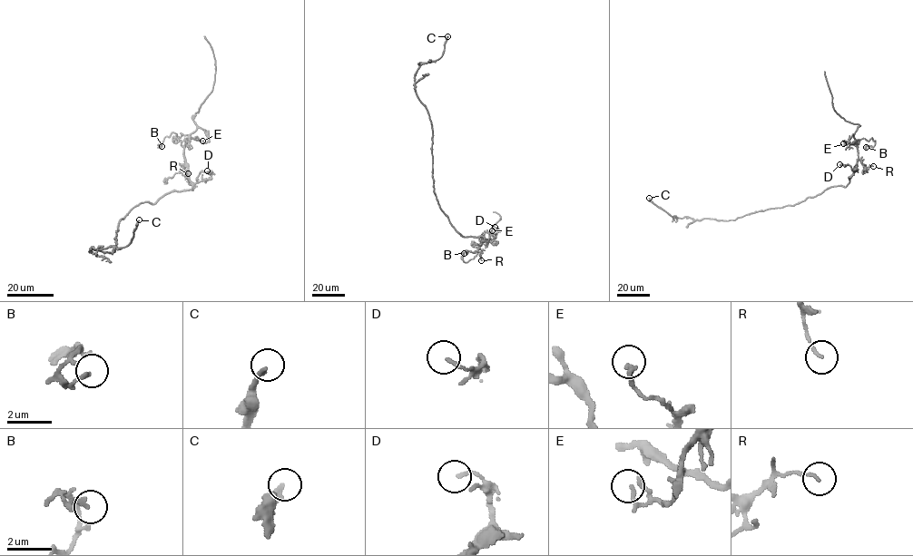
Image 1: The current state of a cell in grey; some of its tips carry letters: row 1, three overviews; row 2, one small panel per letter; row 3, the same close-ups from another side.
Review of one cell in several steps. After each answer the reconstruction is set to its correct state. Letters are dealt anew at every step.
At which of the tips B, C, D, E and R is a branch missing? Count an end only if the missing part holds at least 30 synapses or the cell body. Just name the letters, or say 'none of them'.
C

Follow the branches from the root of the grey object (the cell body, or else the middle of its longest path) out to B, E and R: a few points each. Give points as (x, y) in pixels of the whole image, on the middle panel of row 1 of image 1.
B: (438, 202), (451, 225), (464, 237), (485, 238), (473, 258), (464, 262), (461, 252), (464, 253)
E: (438, 202), (451, 225), (464, 237), (485, 238), (479, 245), (495, 238), (492, 230)
R: (438, 202), (451, 225), (464, 237), (485, 238), (477, 249), (481, 260)

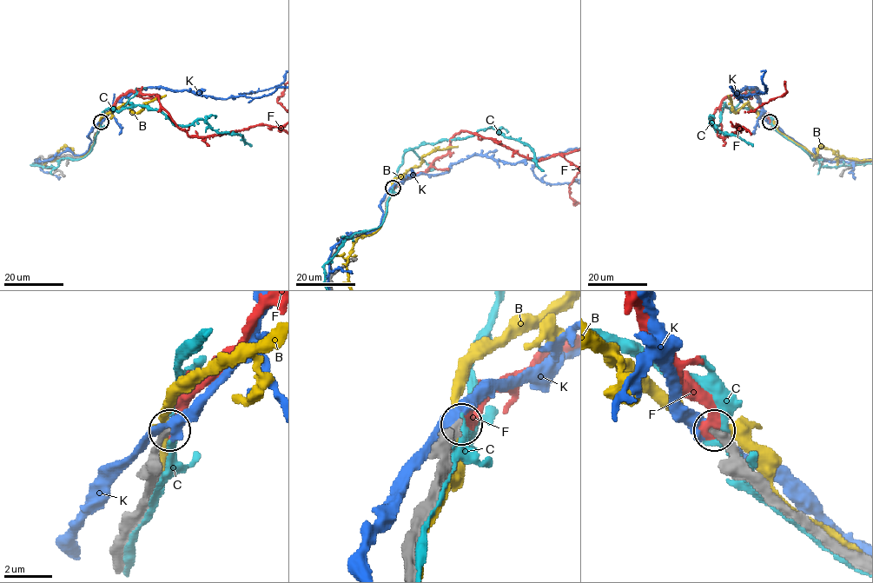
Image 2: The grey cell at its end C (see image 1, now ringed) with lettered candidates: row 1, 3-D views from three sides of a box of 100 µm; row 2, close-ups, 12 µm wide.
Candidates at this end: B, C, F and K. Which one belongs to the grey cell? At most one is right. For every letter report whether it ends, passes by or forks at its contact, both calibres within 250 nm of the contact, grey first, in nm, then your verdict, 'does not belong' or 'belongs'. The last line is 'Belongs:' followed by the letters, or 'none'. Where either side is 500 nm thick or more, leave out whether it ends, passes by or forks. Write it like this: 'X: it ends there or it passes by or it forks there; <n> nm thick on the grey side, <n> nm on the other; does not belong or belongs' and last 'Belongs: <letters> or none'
B: it forks there; 360 nm thick on the grey side, 280 nm on the other; does not belong
C: it passes by; 360 nm thick on the grey side, 360 nm on the other; does not belong
F: 340 nm thick on the grey side, 500 nm on the other; belongs
K: it passes by; 340 nm thick on the grey side, 360 nm on the other; does not belong
Belongs: F

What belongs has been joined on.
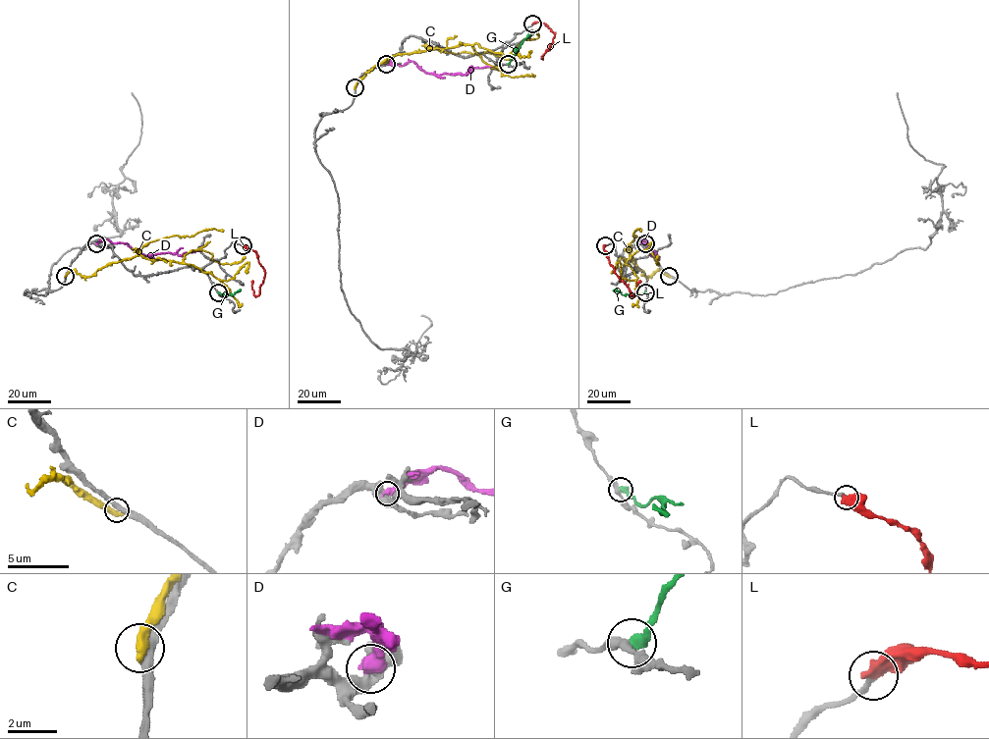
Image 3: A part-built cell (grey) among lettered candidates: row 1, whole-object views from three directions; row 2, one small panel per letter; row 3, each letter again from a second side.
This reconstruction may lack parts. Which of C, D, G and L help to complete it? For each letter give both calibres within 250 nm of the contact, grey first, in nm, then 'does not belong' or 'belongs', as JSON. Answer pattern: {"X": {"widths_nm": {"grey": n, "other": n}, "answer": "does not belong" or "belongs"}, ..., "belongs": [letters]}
{"C": {"widths_nm": {"grey": 380, "other": 440}, "answer": "does not belong"}, "D": {"widths_nm": {"grey": 360, "other": 600}, "answer": "does not belong"}, "G": {"widths_nm": {"grey": 320, "other": 460}, "answer": "does not belong"}, "L": {"widths_nm": {"grey": 240, "other": 650}, "answer": "belongs"}, "belongs": ["L"]}

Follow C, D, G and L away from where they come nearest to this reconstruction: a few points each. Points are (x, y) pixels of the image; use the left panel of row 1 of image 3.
C: (65, 276), (75, 271), (92, 276), (137, 255), (188, 263), (223, 280), (231, 279), (247, 262), (246, 273)
D: (96, 243), (105, 239), (127, 243), (145, 255), (166, 252), (181, 255), (201, 250)
G: (218, 292), (234, 294), (240, 290)
L: (244, 245), (256, 253), (265, 274), (256, 296), (251, 289), (253, 281)

